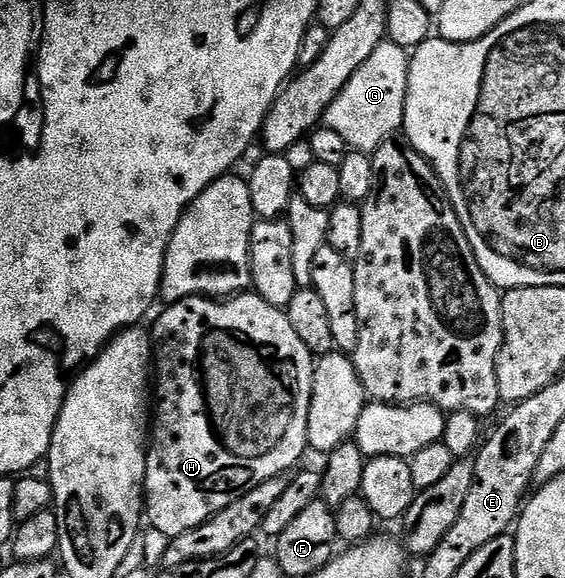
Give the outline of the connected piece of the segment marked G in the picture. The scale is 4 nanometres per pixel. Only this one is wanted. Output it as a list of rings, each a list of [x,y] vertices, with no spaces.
[[[392,41],[380,44],[330,103],[323,115],[325,126],[339,133],[351,150],[372,153],[401,130],[407,101],[409,56],[407,48]]]

